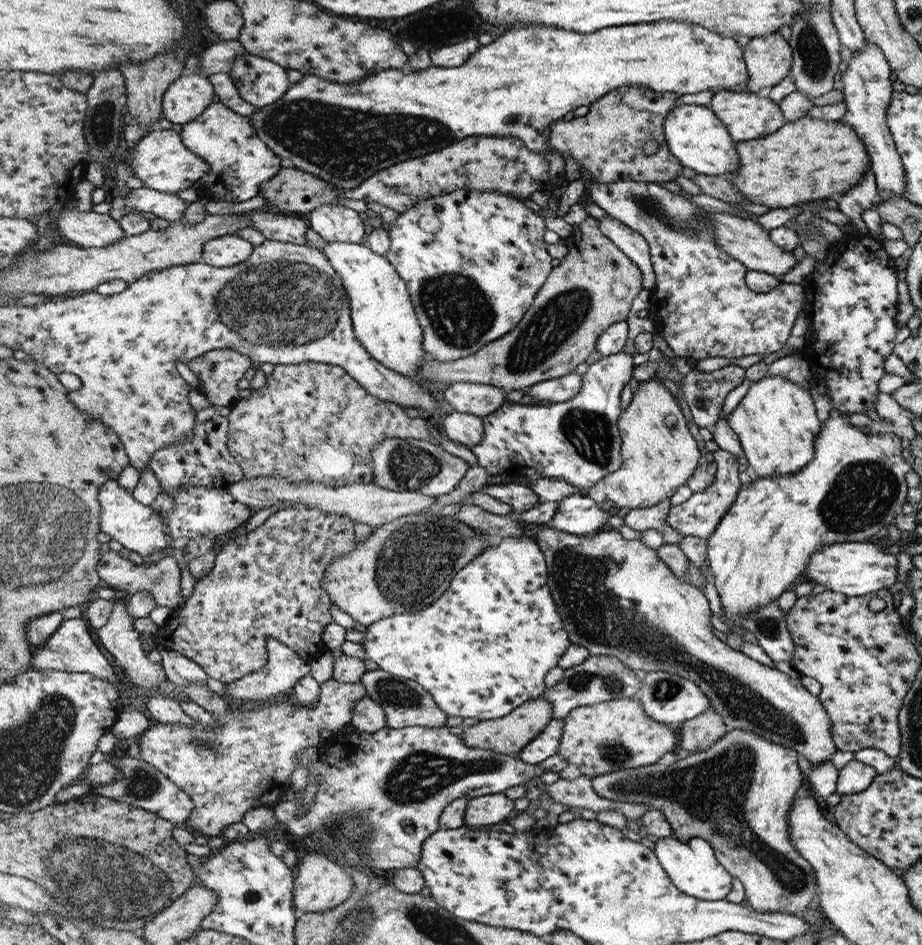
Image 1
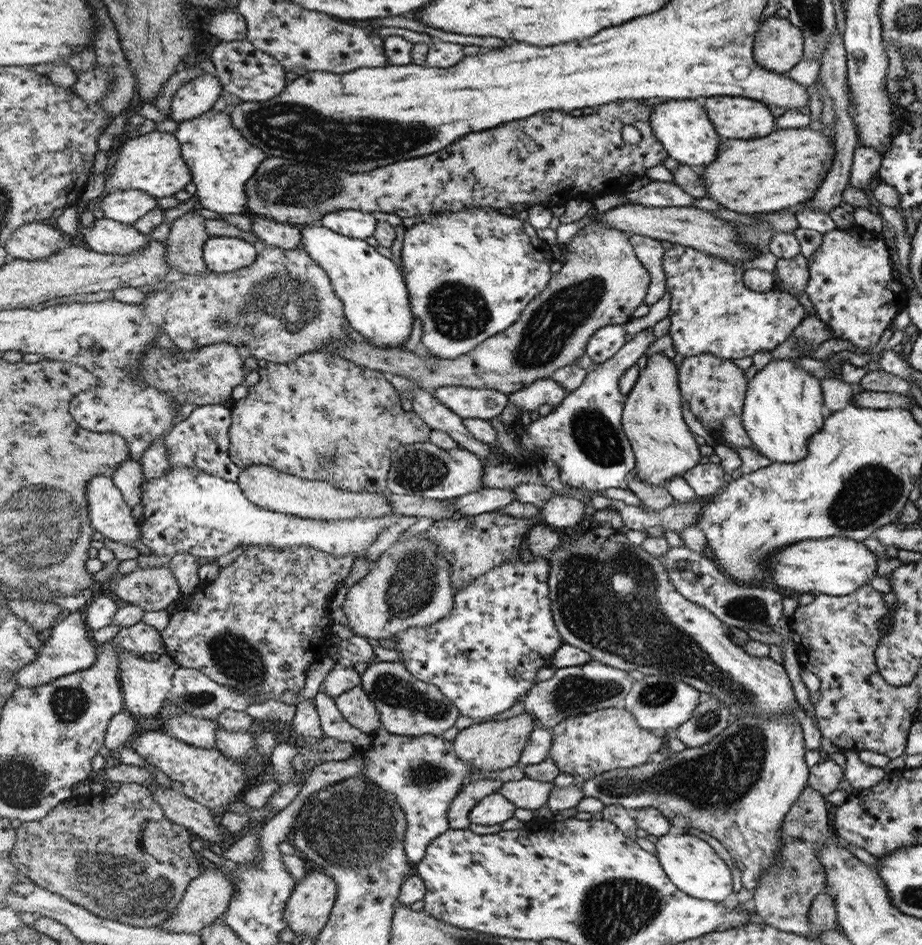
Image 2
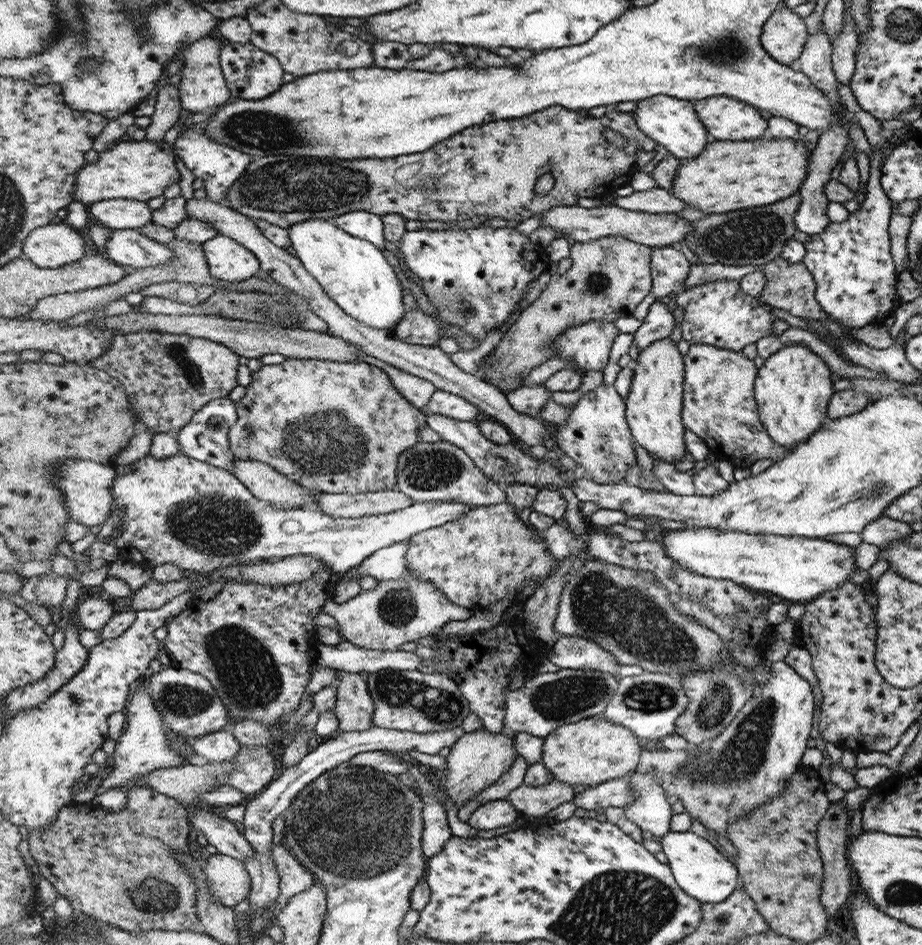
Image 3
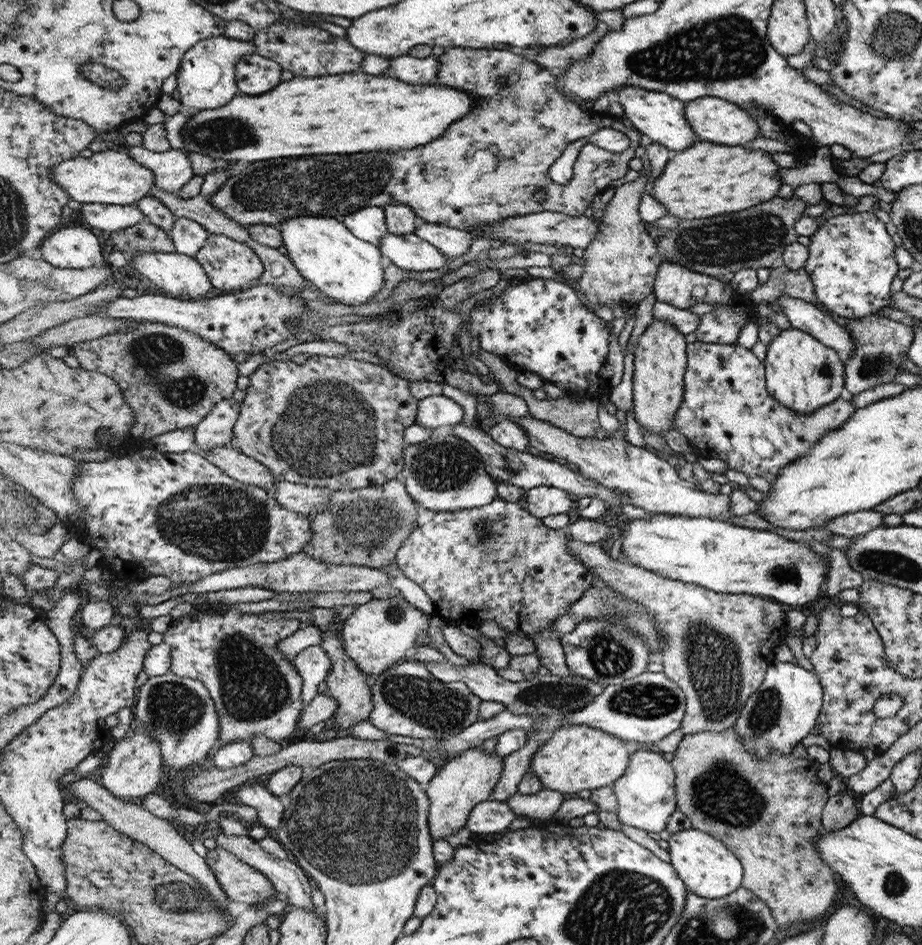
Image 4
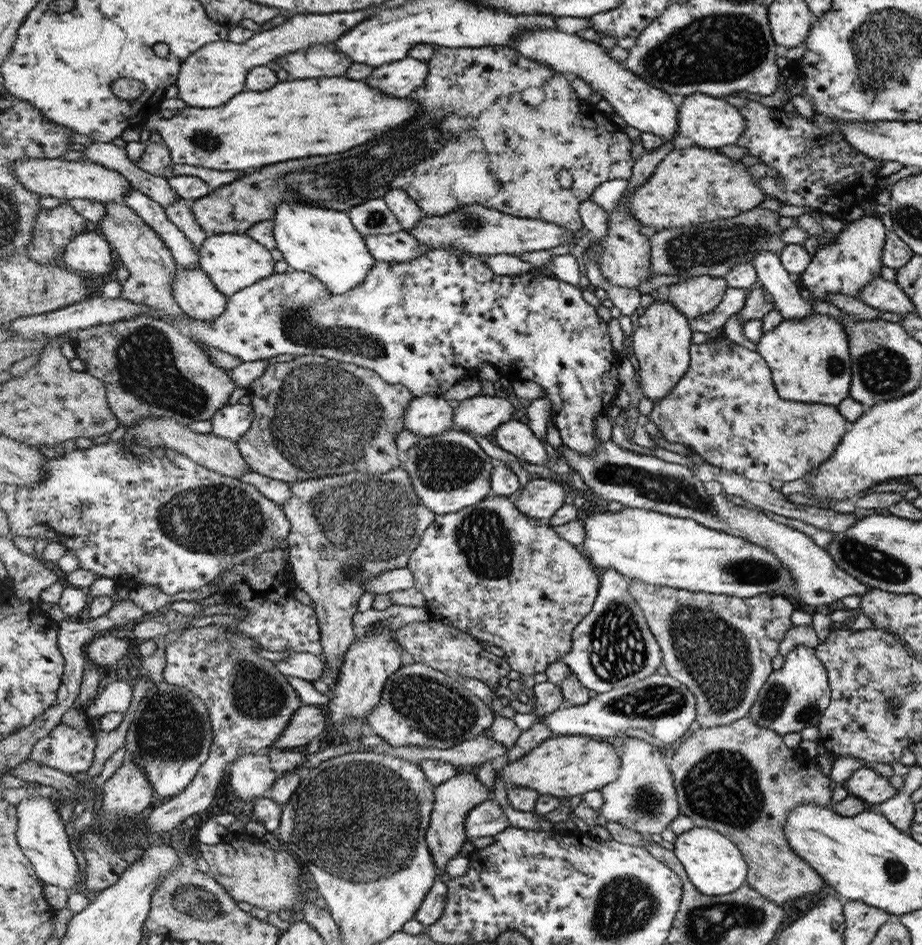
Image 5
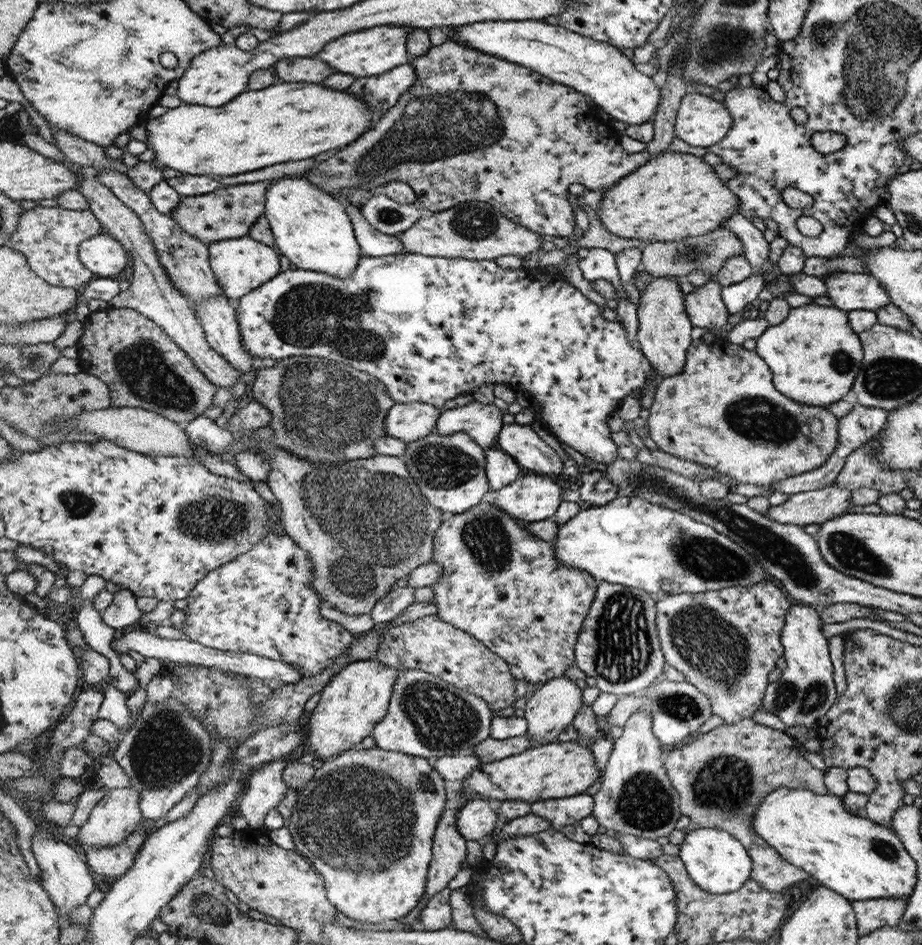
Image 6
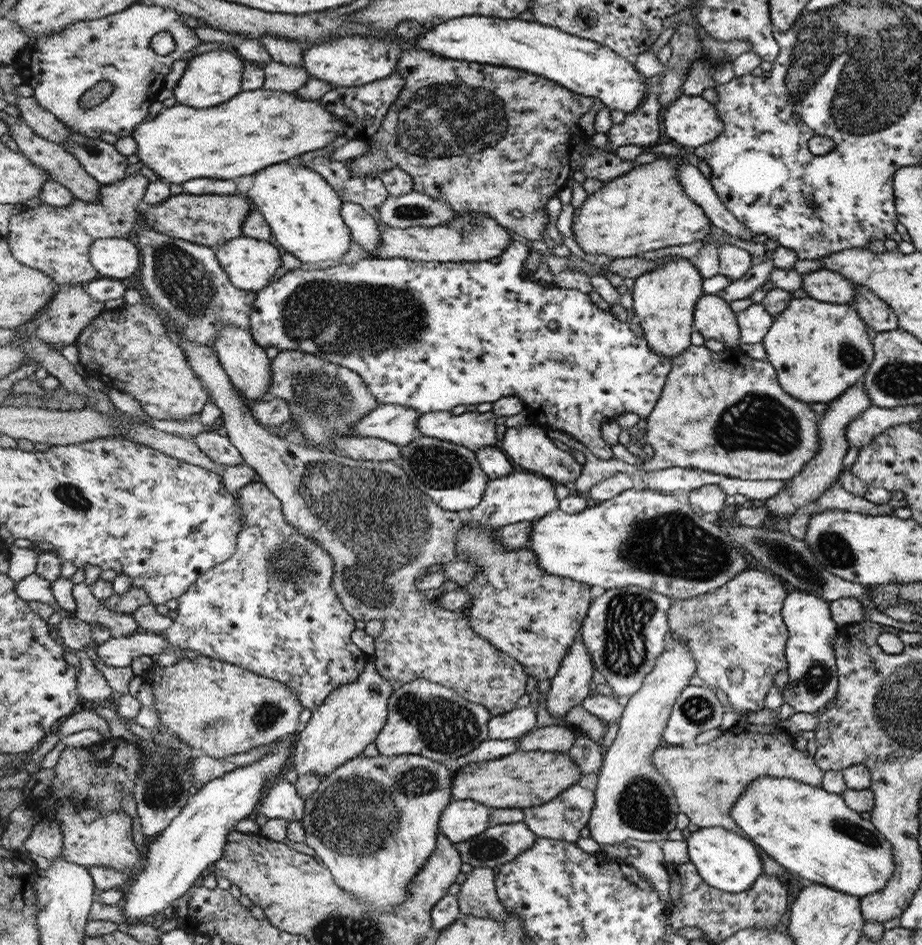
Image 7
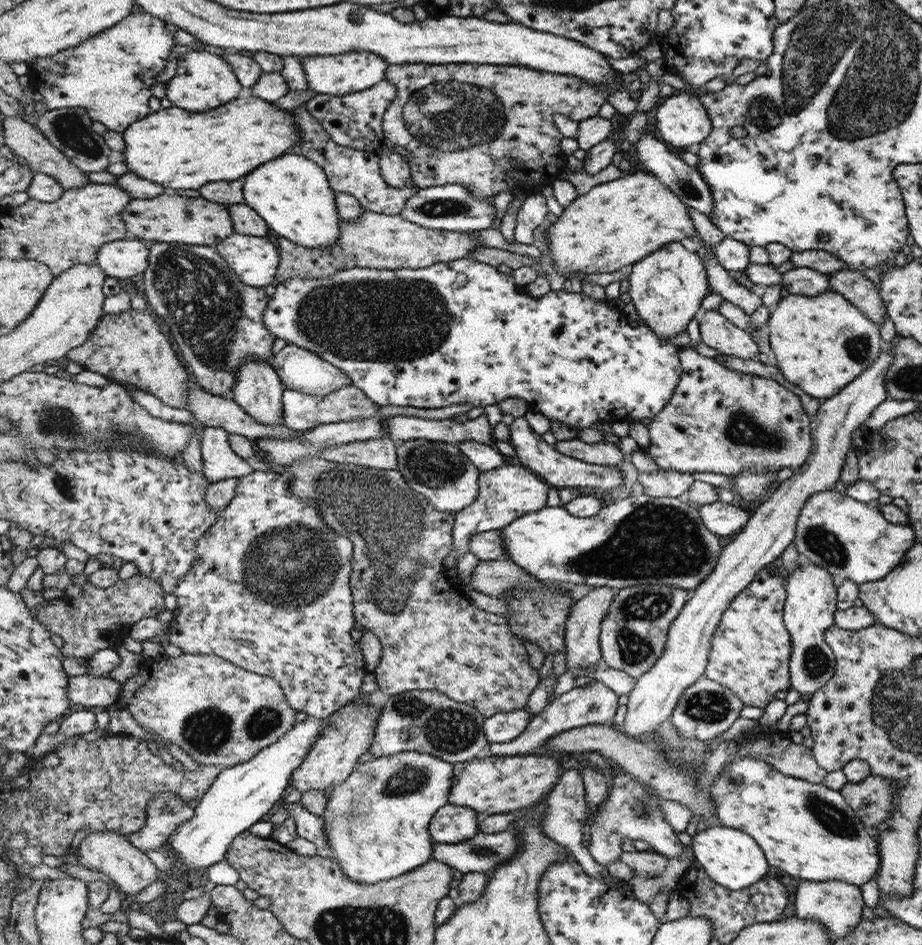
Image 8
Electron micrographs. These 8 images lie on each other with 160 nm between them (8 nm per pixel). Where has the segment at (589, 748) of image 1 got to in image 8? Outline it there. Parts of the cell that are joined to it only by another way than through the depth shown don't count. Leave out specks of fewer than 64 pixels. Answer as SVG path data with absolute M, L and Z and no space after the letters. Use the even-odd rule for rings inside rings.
M539 754L491 756L455 763L456 777L451 788L450 804L467 806L482 817L508 813L518 808L536 806L555 787L559 764L552 757Z

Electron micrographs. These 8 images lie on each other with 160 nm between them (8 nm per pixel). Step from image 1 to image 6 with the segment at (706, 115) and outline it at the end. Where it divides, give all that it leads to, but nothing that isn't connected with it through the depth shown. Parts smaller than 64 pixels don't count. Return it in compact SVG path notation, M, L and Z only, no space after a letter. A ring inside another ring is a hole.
M538 20L476 22L458 28L458 36L454 41L480 50L480 53L526 66L556 83L570 86L592 98L598 108L611 116L611 120L621 120L628 125L654 120L662 100L662 91L652 78L639 72L618 47L584 37L559 25L552 26Z

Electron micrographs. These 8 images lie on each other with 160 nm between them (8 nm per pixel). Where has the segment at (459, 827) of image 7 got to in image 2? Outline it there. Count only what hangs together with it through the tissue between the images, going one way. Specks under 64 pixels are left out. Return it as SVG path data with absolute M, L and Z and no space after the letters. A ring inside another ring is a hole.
M496 792L474 806L470 811L469 819L474 824L482 824L482 826L502 825L508 818L514 816L516 809L517 806L511 799L504 798L502 793Z

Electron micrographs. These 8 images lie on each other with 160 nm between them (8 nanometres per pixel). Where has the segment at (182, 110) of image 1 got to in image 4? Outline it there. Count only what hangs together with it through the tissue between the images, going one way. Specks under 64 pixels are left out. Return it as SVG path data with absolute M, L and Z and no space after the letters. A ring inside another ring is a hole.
M211 37L192 46L184 54L182 68L179 70L180 103L196 110L217 109L227 105L237 94L236 70L237 63L246 55L254 55L256 46L254 41L242 42L242 40Z

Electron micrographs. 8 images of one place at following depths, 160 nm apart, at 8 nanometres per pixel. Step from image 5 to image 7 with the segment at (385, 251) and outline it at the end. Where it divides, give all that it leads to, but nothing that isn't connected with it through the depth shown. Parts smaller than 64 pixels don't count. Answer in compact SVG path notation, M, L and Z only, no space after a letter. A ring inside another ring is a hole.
M353 202L342 204L344 222L351 229L354 240L370 254L375 256L375 248L380 242L379 225L376 218L368 214L362 206Z

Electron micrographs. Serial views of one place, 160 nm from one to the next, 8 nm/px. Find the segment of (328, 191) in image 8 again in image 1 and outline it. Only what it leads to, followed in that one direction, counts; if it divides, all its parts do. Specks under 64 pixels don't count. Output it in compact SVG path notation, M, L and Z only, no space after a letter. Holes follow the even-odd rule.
M321 242L319 249L328 254L328 258L332 258L331 265L336 266L336 270L340 270L340 278L344 278L343 285L347 288L348 297L352 298L351 321L356 322L356 334L360 334L359 341L385 367L390 367L423 384L424 380L421 378L418 380L417 376L417 370L421 367L424 356L428 356L423 349L423 327L420 326L418 315L415 313L414 303L410 302L407 282L400 278L396 266L364 243Z

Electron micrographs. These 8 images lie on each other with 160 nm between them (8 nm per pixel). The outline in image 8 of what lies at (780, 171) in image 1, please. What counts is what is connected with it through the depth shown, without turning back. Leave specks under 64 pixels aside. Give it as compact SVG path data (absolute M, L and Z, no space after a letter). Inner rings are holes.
M633 170L624 177L615 179L606 183L602 183L591 188L586 194L580 195L576 200L572 201L570 206L565 208L565 211L558 217L556 222L552 223L549 227L545 227L547 232L543 235L548 246L548 255L555 266L555 269L560 274L569 274L570 277L578 277L579 274L604 274L605 272L614 272L615 270L621 270L623 268L629 268L633 266L635 262L642 260L649 254L655 253L656 250L662 249L664 245L678 242L682 238L691 238L691 236L697 232L694 223L690 218L689 206L687 203L682 202L667 186L664 186L663 182L660 182L654 174L649 172L642 172Z

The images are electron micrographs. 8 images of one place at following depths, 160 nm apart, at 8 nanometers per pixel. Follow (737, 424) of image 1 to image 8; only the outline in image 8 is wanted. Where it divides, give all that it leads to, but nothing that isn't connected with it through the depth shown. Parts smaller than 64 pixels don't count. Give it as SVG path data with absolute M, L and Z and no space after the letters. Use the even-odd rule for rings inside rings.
M828 290L818 296L789 295L769 311L768 330L777 367L788 382L823 400L834 397L880 354L878 325L843 295Z

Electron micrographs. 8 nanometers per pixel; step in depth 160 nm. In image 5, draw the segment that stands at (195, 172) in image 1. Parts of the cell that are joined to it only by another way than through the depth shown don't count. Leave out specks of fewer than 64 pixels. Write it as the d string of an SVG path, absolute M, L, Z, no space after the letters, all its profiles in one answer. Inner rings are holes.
M24 158L14 166L15 175L25 184L25 187L36 194L46 197L54 196L63 202L74 199L90 199L103 202L124 202L128 191L133 187L132 181L116 169L112 170L103 164L82 159L68 161L64 159L32 160Z

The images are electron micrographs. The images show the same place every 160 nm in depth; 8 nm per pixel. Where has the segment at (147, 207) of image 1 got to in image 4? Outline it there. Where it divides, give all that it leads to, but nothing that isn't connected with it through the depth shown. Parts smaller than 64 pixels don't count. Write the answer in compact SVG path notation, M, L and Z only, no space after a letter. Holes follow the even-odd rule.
M90 203L79 206L81 217L92 227L115 233L147 220L140 208L134 205Z

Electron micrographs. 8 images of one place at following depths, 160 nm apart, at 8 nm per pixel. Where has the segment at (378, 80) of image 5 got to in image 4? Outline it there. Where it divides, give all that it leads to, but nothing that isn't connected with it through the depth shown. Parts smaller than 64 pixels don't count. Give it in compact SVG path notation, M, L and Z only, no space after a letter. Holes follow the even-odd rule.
M410 54L391 58L389 70L382 74L408 84L428 84L439 76L439 59L435 56L414 58Z

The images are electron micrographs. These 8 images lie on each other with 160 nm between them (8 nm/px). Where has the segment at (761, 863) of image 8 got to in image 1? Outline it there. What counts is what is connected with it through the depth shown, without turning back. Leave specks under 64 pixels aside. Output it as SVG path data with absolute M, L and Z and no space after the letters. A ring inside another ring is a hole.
M674 836L660 839L655 843L655 854L671 881L679 887L684 894L694 898L717 901L726 898L732 888L732 878L726 867L715 857L715 849L706 839L691 838L687 843Z

